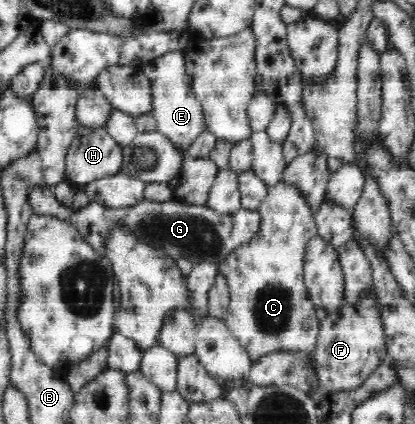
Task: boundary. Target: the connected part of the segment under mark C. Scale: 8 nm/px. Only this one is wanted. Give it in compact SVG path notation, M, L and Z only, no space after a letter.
M280 181L278 184L269 186L267 196L262 200L262 203L258 206L258 211L260 214L260 227L259 232L256 232L256 235L245 243L245 246L239 246L235 248L231 254L225 256L225 260L222 263L217 265L218 274L221 274L225 277L227 281L229 290L230 290L230 302L228 306L228 316L224 319L229 331L231 334L238 340L240 346L244 348L244 351L248 354L252 362L257 362L261 356L265 354L271 354L271 352L285 352L285 350L296 350L300 356L303 356L303 359L313 360L314 365L314 353L315 348L317 348L317 340L320 330L320 321L317 319L315 314L316 306L315 303L309 302L309 294L307 294L307 287L304 283L303 272L304 272L304 256L306 252L307 243L310 242L312 238L318 236L317 223L314 219L315 214L312 213L310 206L307 204L306 198L291 185L283 183Z

